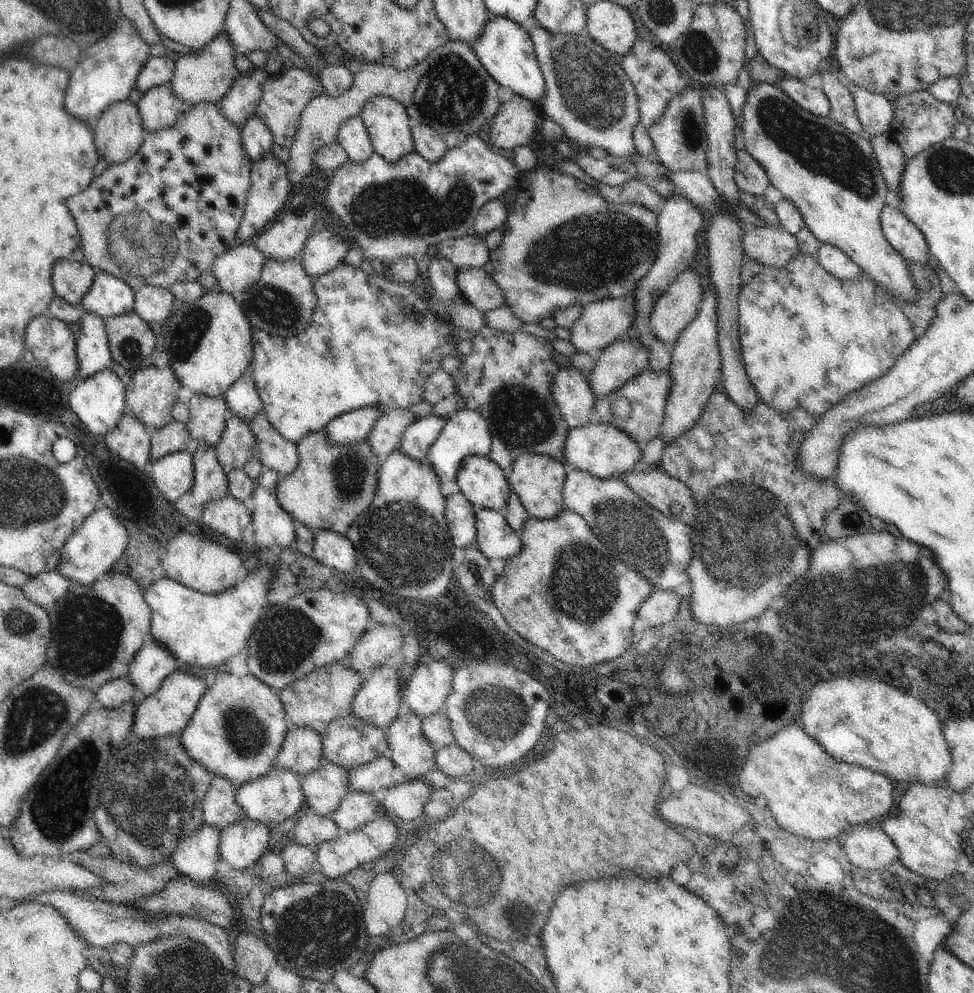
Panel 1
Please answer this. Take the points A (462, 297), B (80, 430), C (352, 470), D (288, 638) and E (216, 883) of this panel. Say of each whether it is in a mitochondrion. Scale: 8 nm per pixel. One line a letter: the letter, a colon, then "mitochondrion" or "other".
A: other
B: other
C: mitochondrion
D: mitochondrion
E: other

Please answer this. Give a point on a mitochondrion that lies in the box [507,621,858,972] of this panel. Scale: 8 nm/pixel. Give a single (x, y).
(789, 928)

